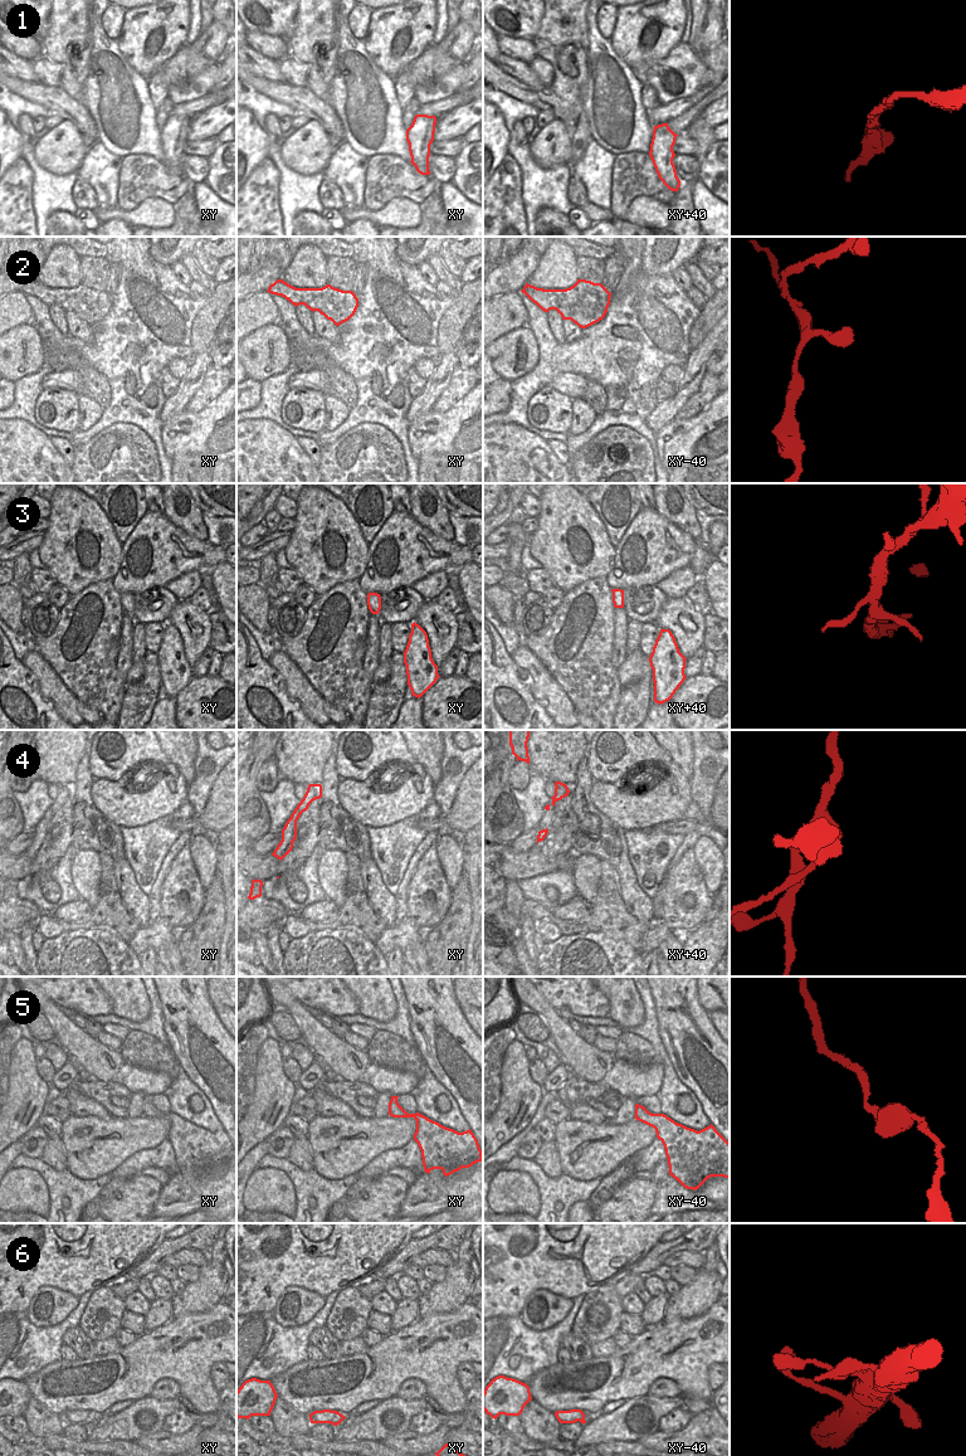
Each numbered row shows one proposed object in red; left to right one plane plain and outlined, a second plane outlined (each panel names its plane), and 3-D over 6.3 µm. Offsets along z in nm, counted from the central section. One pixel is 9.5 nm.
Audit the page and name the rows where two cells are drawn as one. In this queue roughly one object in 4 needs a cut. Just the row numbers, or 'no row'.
4

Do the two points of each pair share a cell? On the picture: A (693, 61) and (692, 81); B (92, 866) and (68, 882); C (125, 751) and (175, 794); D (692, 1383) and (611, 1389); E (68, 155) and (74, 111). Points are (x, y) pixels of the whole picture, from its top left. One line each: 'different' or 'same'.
A: same
B: different
C: different
D: same
E: different

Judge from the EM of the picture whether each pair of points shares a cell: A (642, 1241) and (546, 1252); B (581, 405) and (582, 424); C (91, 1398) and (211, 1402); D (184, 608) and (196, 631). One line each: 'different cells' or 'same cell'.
A: same cell
B: same cell
C: same cell
D: same cell

